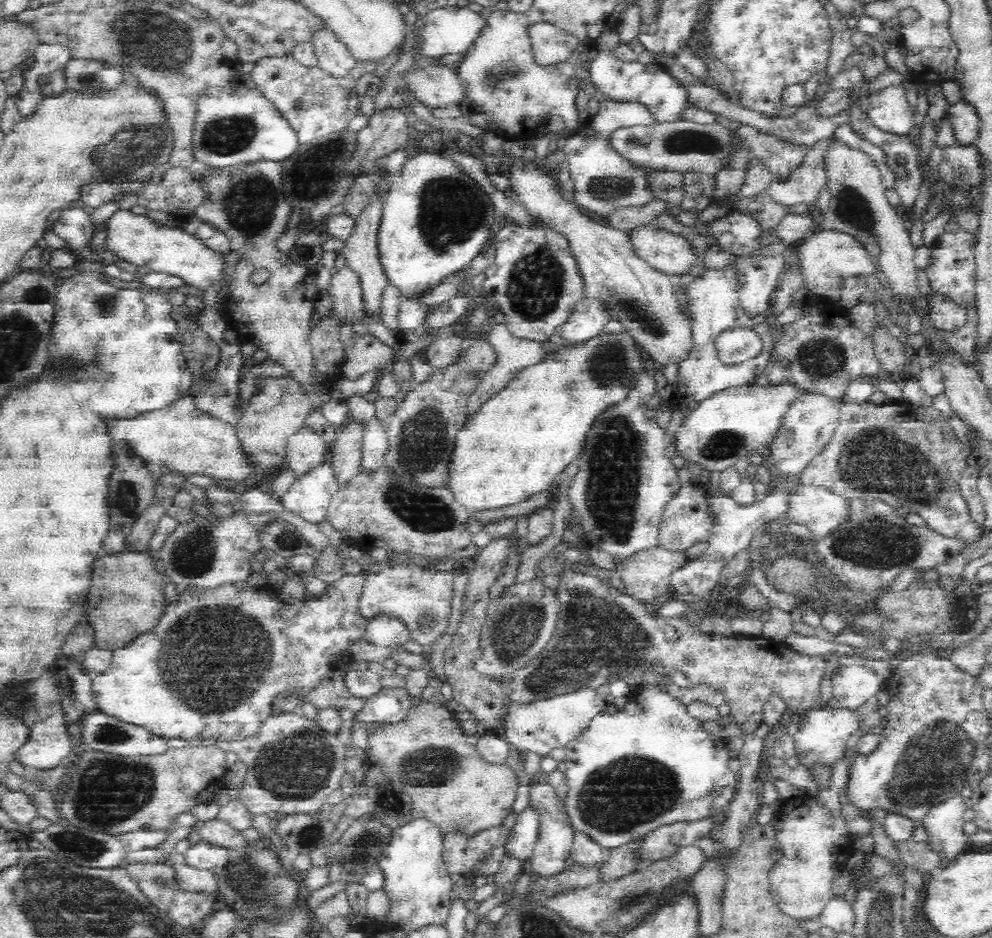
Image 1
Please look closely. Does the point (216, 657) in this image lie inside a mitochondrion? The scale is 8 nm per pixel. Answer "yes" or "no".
yes

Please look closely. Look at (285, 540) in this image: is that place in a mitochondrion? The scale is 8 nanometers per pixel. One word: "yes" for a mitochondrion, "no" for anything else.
yes

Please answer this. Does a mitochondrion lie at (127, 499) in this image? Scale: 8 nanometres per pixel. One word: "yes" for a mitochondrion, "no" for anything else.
yes

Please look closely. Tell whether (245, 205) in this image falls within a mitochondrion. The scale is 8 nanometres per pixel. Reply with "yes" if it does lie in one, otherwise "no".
yes

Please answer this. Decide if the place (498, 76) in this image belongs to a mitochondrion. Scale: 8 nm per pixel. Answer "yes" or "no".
yes

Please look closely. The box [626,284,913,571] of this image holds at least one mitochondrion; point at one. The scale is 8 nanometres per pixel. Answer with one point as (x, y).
(823, 359)

